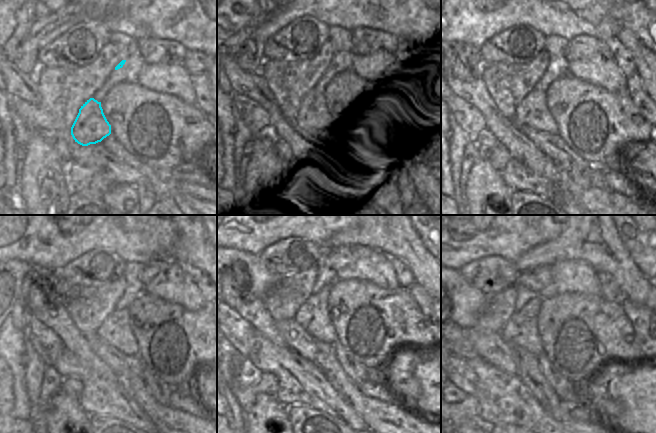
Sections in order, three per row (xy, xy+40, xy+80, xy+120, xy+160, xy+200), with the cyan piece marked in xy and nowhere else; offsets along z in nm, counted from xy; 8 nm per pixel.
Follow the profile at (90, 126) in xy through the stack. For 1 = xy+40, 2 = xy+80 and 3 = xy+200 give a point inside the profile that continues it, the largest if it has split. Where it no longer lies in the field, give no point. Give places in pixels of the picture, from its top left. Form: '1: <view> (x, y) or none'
1: xy+40 (309, 122)
2: xy+80 (532, 112)
3: xy+200 (554, 282)

